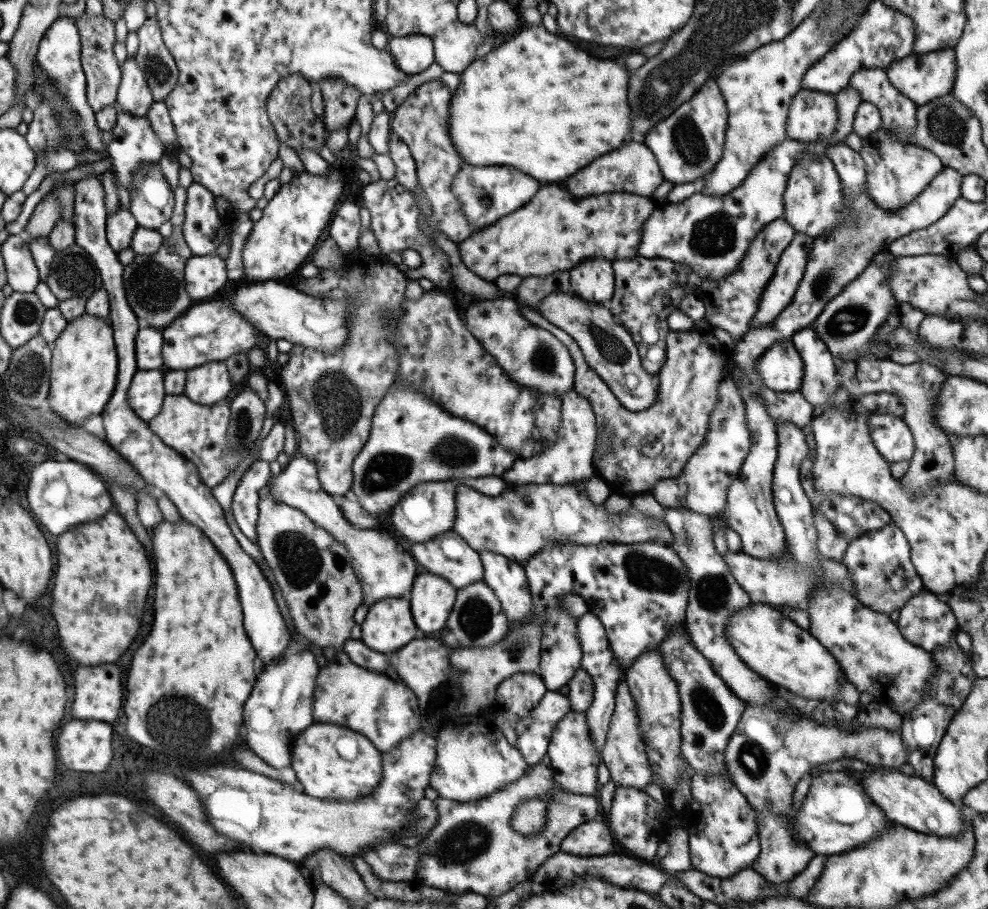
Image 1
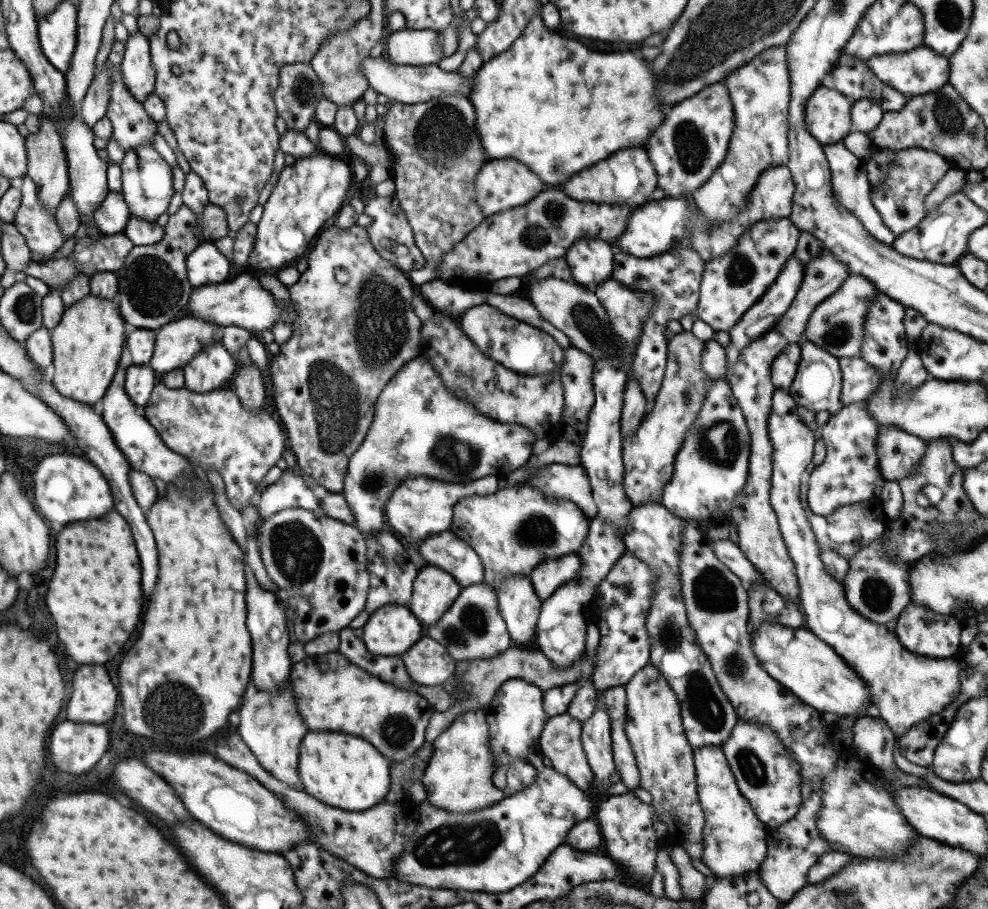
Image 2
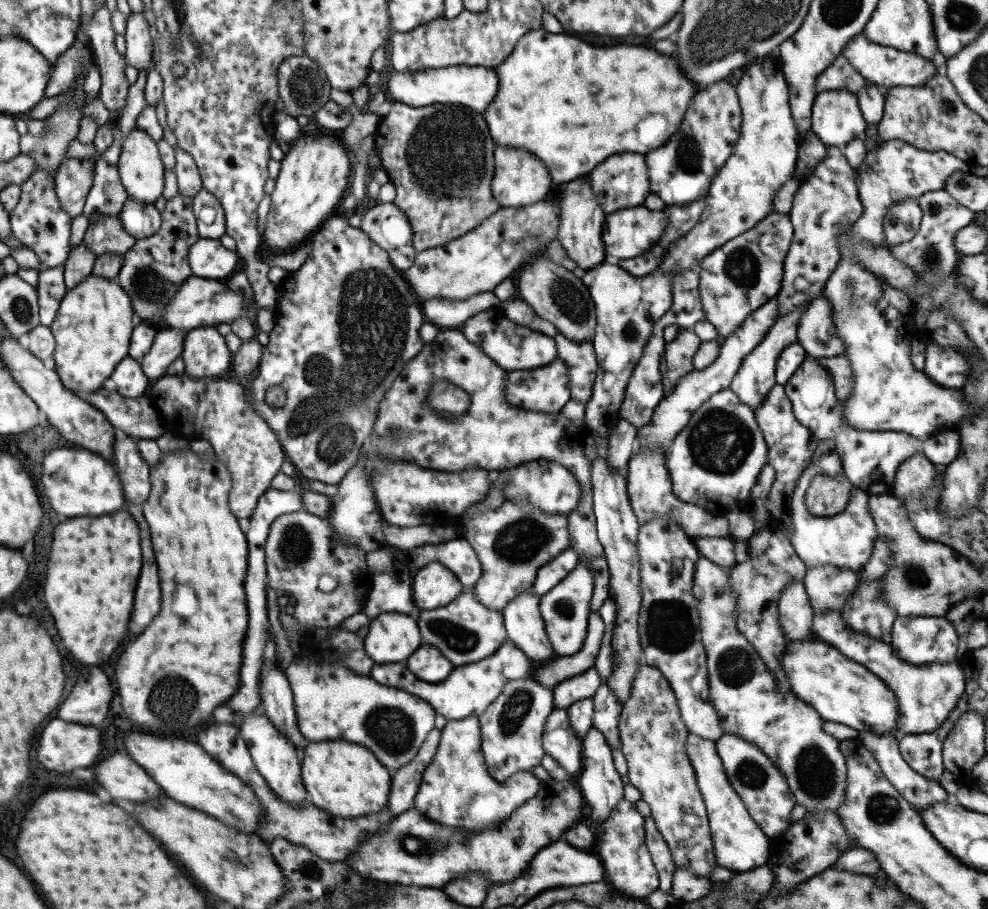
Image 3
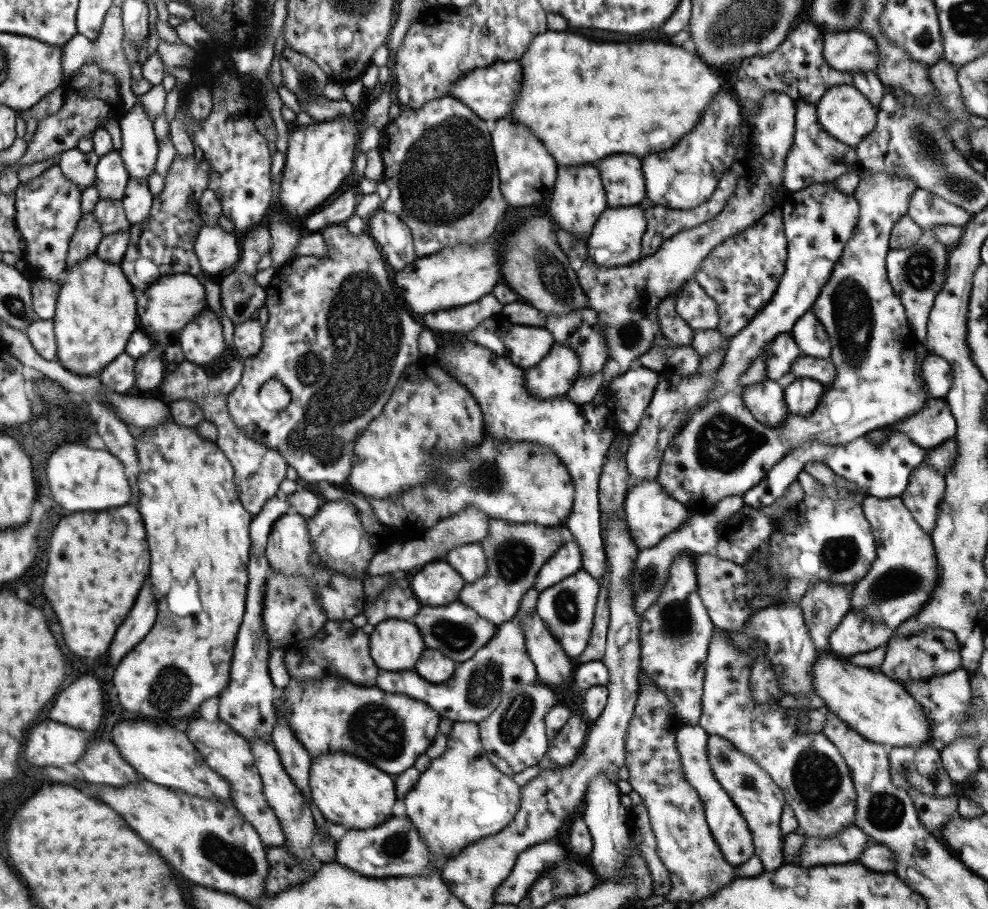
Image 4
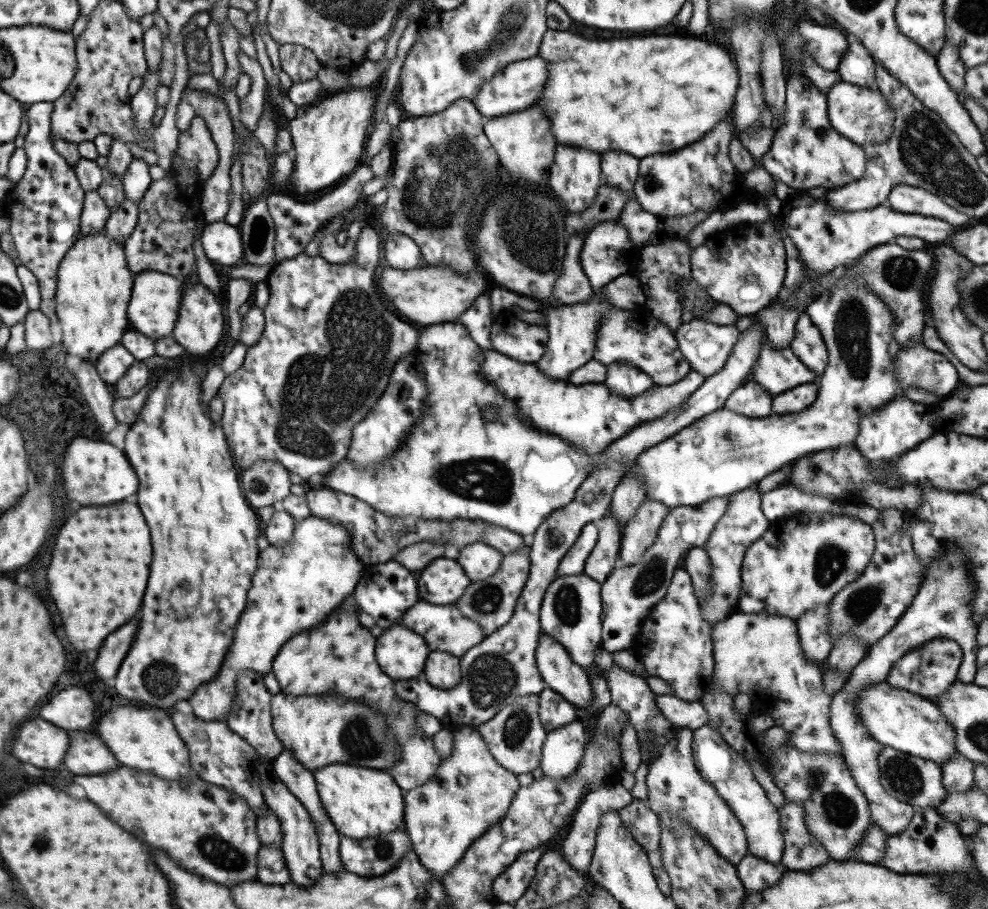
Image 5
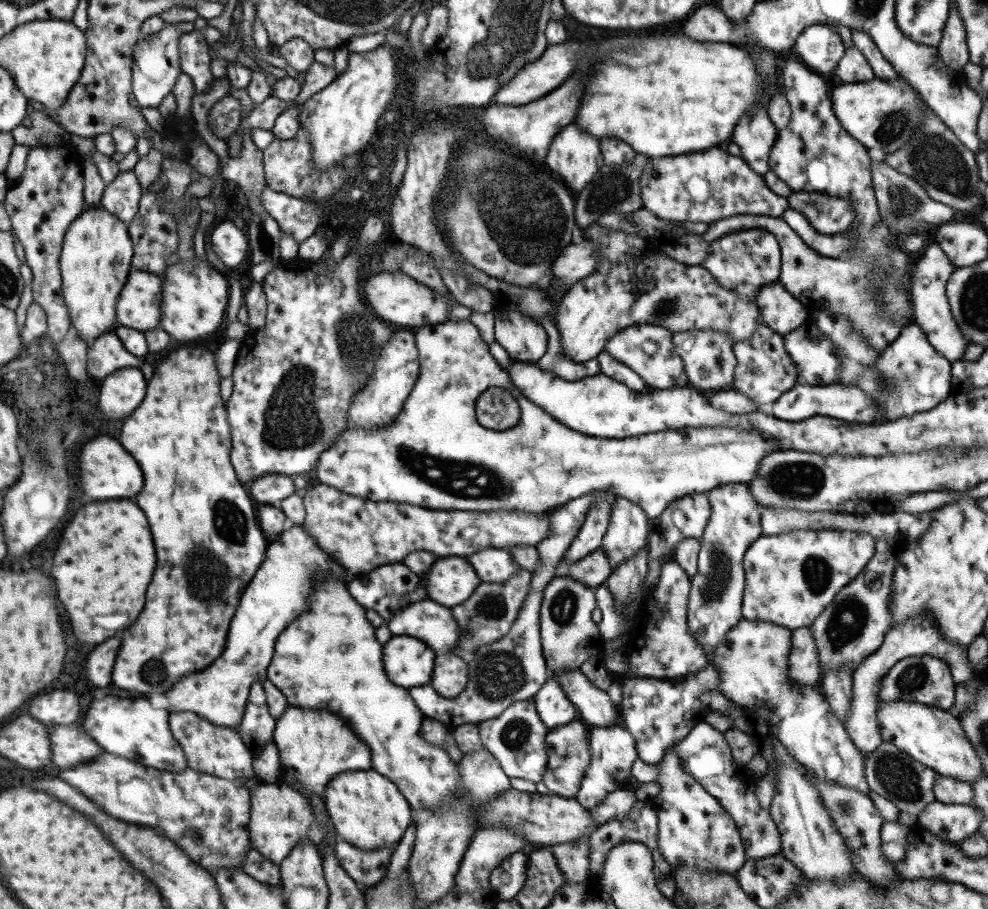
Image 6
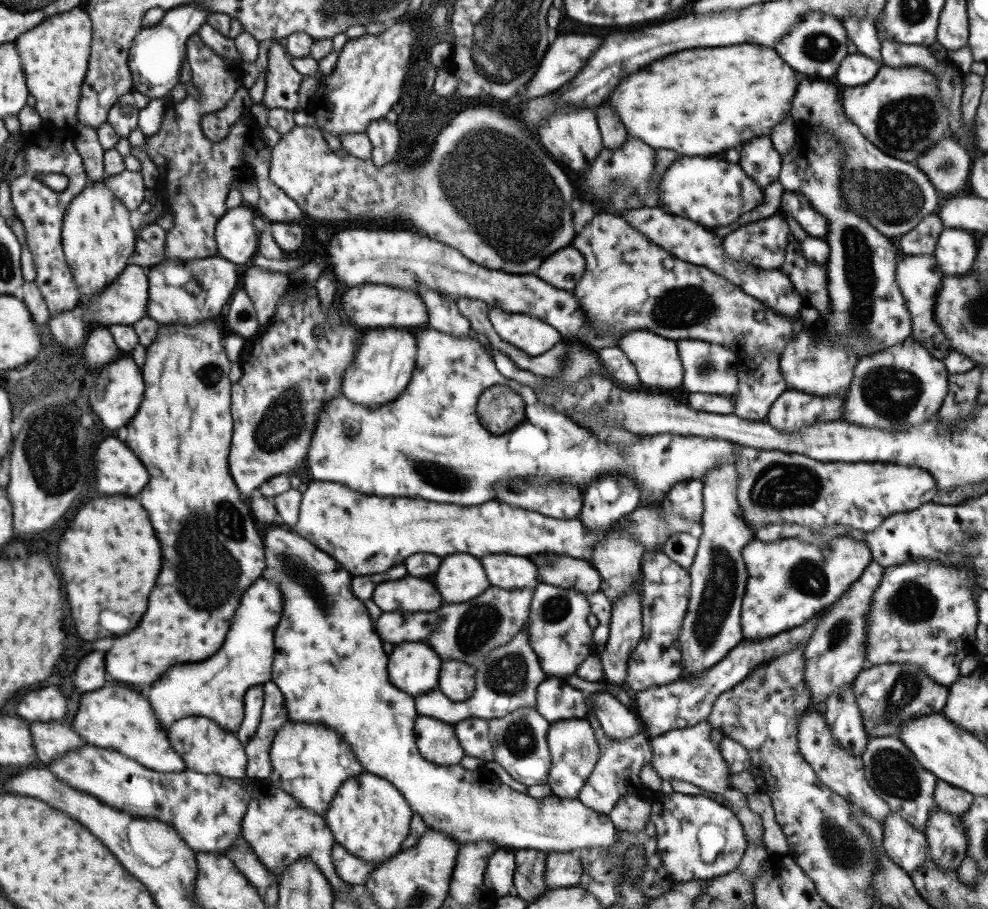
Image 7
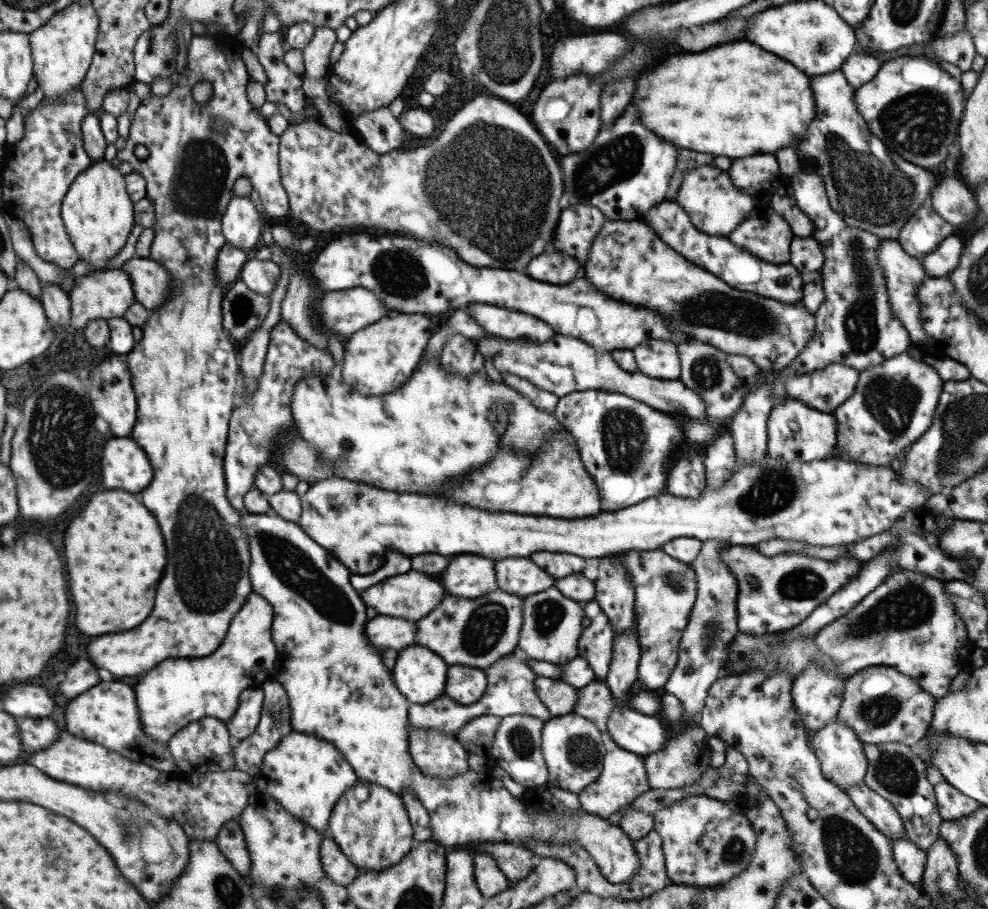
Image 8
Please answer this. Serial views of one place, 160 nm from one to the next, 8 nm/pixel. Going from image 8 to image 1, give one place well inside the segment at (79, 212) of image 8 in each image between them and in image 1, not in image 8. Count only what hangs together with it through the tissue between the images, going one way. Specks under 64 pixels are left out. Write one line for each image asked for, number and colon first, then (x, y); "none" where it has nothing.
1: (83, 364)
2: (87, 342)
3: (91, 330)
4: (95, 311)
5: (93, 284)
6: (95, 255)
7: (96, 236)

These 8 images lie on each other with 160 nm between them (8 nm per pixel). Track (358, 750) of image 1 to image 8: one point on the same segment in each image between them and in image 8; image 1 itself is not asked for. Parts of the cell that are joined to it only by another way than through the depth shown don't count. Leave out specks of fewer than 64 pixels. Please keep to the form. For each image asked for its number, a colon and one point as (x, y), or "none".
2: (346, 772)
3: (343, 779)
4: (349, 792)
5: (361, 803)
6: (365, 810)
7: (368, 817)
8: (374, 834)

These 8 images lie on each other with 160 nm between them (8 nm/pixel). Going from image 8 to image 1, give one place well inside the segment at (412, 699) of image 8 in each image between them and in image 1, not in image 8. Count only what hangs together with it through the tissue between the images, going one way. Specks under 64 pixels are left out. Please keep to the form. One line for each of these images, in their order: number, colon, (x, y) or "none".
1: (388, 626)
2: (390, 630)
3: (390, 637)
4: (394, 644)
5: (402, 653)
6: (406, 662)
7: (414, 667)

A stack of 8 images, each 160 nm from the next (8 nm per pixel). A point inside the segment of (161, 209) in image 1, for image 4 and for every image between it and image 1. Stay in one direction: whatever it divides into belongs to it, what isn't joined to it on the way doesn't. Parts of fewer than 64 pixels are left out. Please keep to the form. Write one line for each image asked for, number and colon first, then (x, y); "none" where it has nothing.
2: (146, 181)
3: (140, 169)
4: (138, 150)

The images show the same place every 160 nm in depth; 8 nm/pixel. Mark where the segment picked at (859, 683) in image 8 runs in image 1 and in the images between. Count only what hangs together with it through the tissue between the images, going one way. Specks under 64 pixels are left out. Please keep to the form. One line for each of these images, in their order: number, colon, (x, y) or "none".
1: (924, 620)
2: (921, 631)
3: (915, 639)
4: (930, 652)
5: (927, 671)
6: (925, 679)
7: (887, 695)

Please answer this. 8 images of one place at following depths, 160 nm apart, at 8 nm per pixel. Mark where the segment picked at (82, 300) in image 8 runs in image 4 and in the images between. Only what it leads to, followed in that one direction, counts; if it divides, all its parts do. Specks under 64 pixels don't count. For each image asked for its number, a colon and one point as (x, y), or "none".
4: (164, 307)
5: (155, 298)
6: (137, 307)
7: (123, 302)

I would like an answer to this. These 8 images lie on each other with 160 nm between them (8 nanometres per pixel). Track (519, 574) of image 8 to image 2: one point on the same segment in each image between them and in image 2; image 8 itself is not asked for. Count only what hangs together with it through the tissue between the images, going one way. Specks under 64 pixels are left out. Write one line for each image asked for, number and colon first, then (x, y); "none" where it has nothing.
2: (442, 550)
3: (457, 555)
4: (469, 560)
5: (479, 561)
6: (492, 565)
7: (506, 572)

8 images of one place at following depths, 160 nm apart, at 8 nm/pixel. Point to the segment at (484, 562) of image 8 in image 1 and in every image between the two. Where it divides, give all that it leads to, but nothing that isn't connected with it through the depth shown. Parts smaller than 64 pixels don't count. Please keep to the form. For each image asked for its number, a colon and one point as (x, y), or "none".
1: (431, 598)
2: (434, 590)
3: (433, 586)
4: (436, 583)
5: (442, 582)
6: (450, 581)
7: (459, 578)

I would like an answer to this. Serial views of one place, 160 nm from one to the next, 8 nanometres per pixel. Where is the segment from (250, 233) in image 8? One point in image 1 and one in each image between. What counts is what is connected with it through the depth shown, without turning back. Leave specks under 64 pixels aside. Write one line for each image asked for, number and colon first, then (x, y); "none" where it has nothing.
1: (204, 276)
2: (205, 265)
3: (208, 259)
4: (215, 249)
5: (221, 244)
6: (229, 243)
7: (236, 239)

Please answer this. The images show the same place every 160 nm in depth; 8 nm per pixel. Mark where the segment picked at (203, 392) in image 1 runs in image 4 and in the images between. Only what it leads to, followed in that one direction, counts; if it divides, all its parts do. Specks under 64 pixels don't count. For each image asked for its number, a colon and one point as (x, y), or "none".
2: (211, 368)
3: (204, 354)
4: (200, 339)

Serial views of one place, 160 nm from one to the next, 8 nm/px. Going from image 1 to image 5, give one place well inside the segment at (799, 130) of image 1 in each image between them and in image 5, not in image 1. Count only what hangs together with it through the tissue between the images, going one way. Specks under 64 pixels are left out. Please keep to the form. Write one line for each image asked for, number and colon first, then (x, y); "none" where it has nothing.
2: (827, 118)
3: (835, 118)
4: (846, 115)
5: (861, 115)

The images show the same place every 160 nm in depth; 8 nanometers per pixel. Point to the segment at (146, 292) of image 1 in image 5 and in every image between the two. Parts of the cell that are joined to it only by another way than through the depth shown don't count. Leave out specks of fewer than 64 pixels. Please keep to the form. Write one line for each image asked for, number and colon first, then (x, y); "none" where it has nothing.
2: (152, 287)
3: (151, 271)
4: (162, 244)
5: (168, 218)

